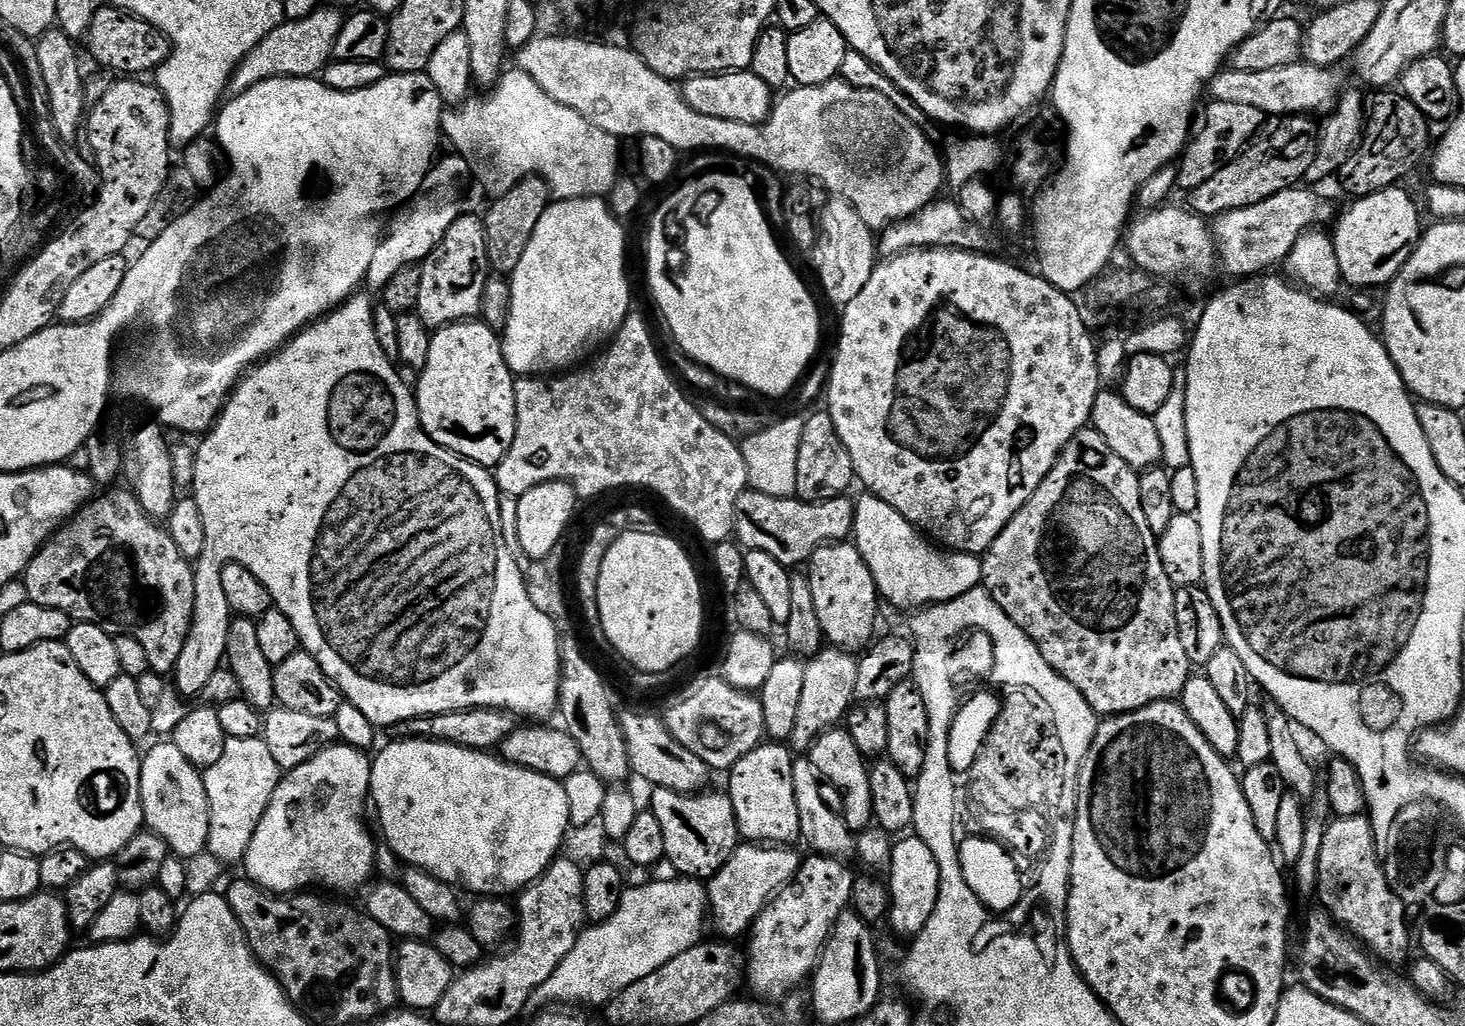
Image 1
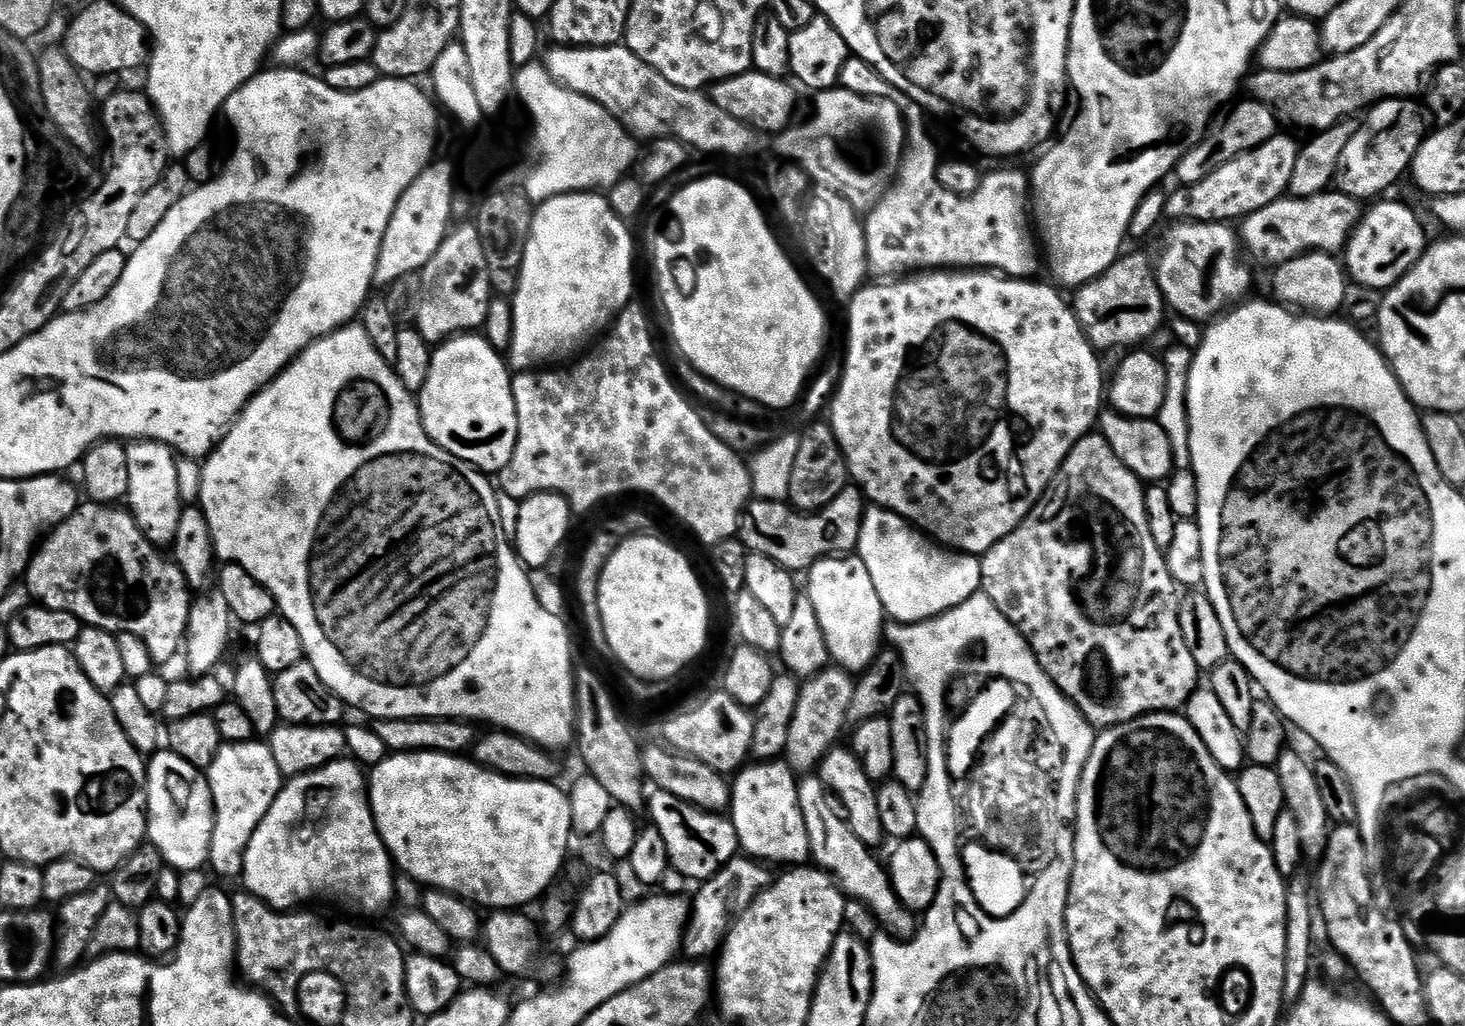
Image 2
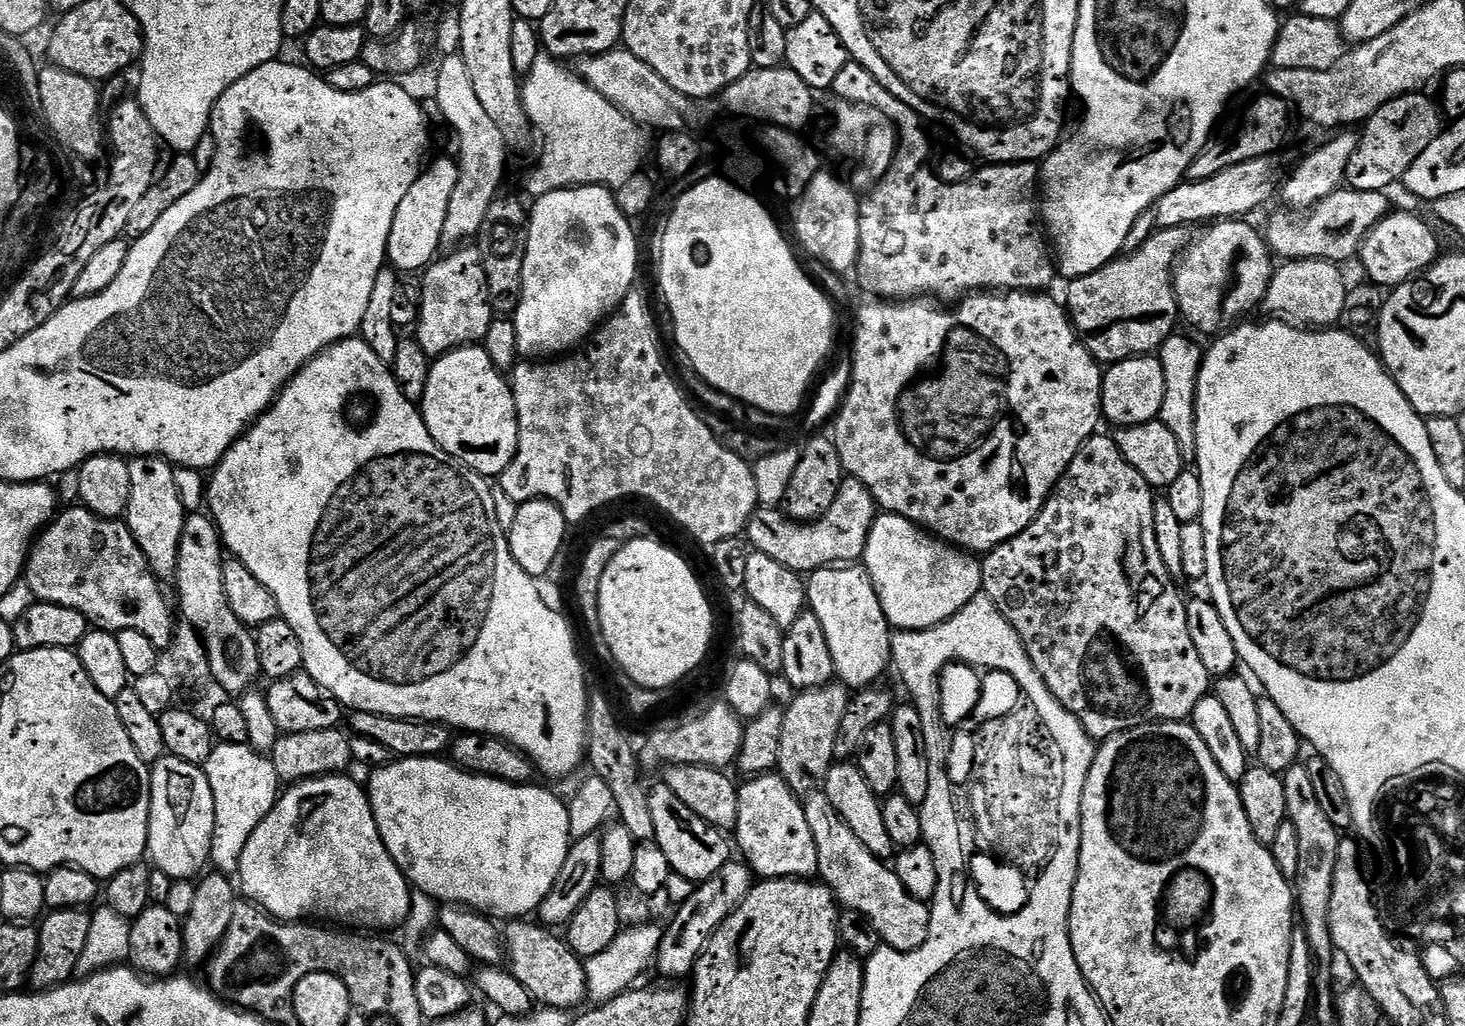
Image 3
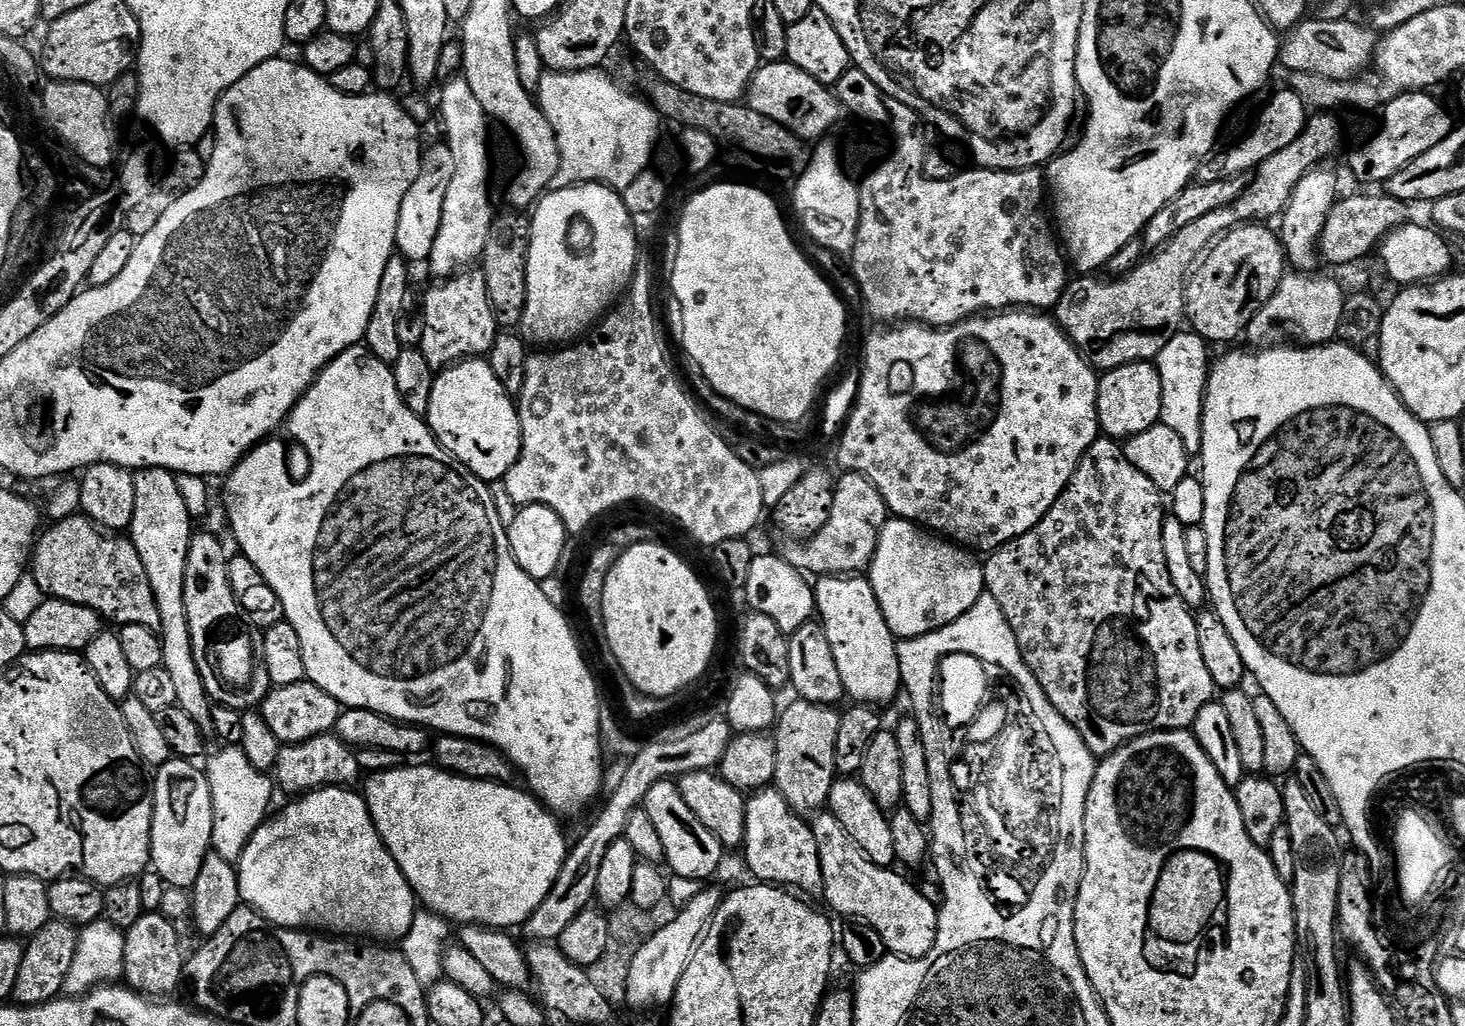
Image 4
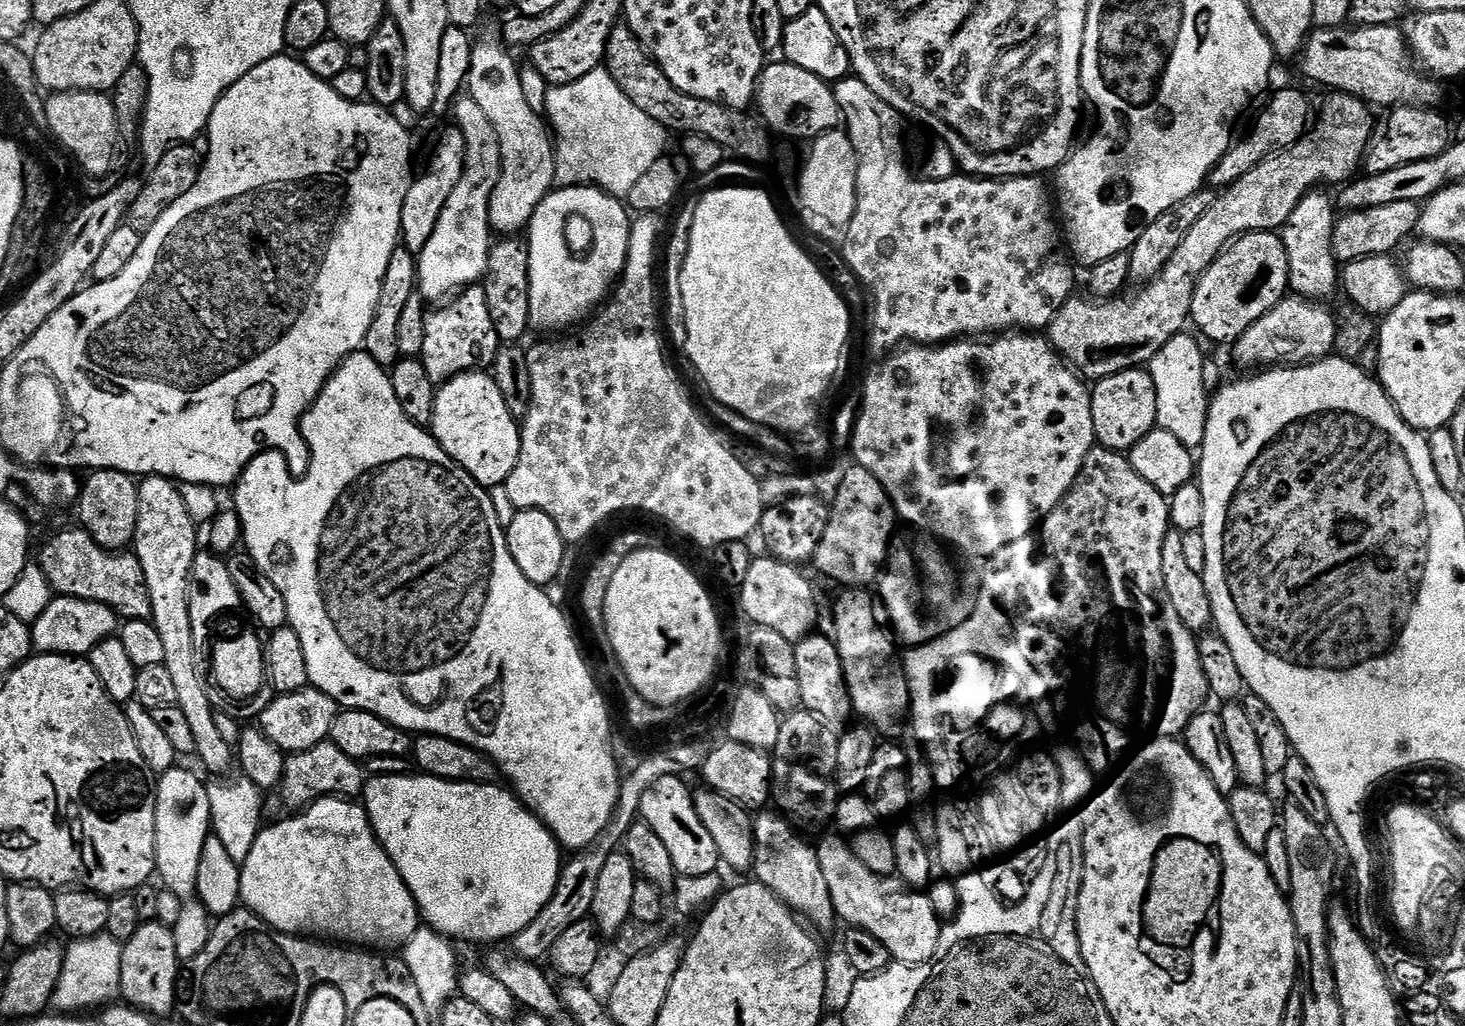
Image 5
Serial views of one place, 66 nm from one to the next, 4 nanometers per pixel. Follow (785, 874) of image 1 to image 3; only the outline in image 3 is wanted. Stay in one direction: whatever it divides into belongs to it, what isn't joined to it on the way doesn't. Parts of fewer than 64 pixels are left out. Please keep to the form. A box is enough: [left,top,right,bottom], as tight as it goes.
[654,862,754,978]

